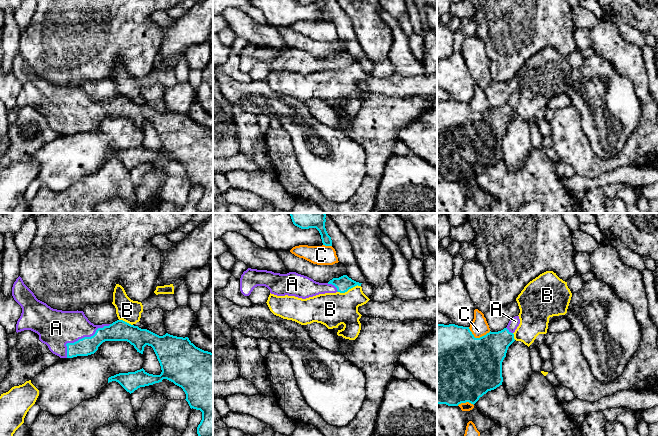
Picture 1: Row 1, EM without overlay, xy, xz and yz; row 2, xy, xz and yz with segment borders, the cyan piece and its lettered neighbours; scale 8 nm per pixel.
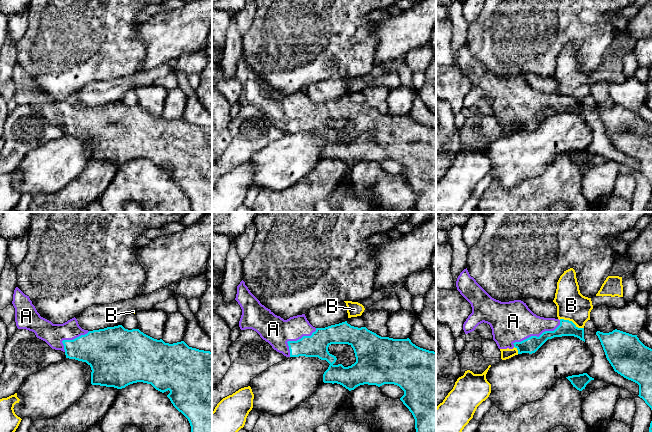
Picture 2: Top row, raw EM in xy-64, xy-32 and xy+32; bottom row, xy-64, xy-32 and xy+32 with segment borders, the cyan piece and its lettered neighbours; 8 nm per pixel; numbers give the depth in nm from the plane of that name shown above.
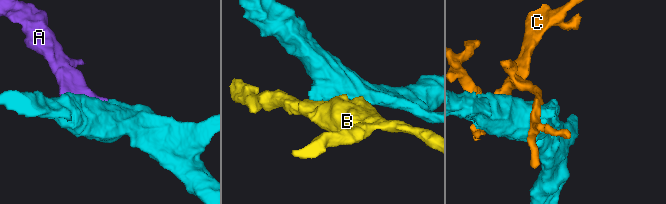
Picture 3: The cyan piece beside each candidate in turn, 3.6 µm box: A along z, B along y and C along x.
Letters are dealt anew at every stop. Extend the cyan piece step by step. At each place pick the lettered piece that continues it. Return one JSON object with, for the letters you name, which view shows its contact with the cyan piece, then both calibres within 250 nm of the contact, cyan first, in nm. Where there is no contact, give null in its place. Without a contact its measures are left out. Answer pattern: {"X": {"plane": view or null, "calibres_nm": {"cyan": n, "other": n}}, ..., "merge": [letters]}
{"A": {"plane": "xy", "calibres_nm": {"cyan": 150, "other": 300}}, "merge": ["A"]}

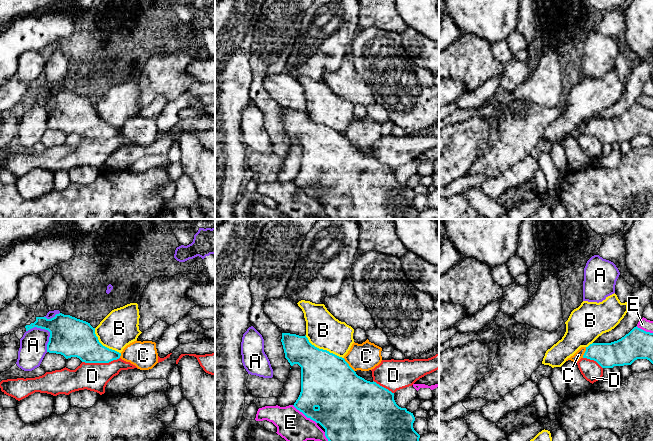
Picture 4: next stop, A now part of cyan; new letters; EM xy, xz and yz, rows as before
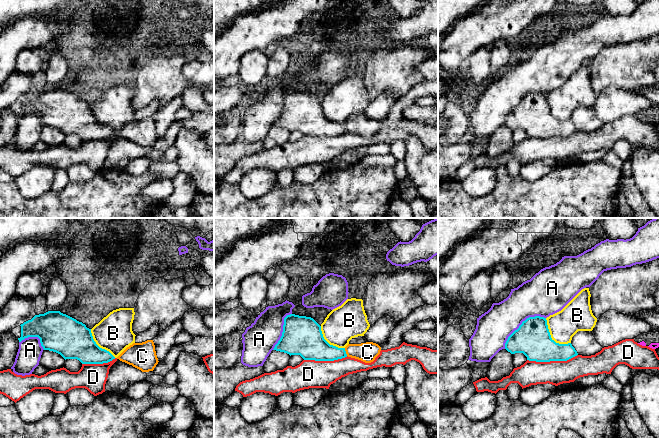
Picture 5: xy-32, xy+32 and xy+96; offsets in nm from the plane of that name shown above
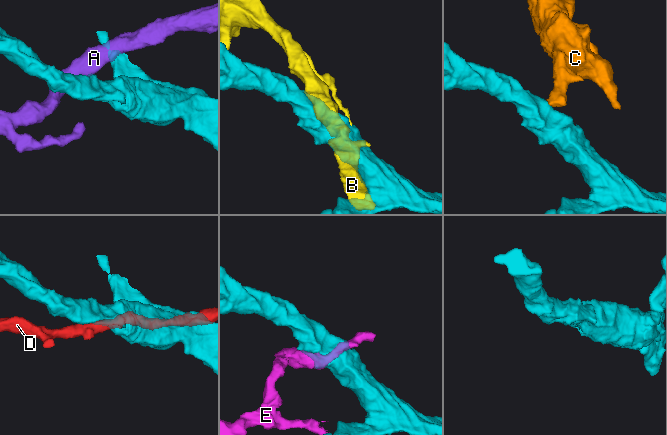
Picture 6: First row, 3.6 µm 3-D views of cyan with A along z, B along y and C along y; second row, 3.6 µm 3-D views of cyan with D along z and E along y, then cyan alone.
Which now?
{"merge": []}

